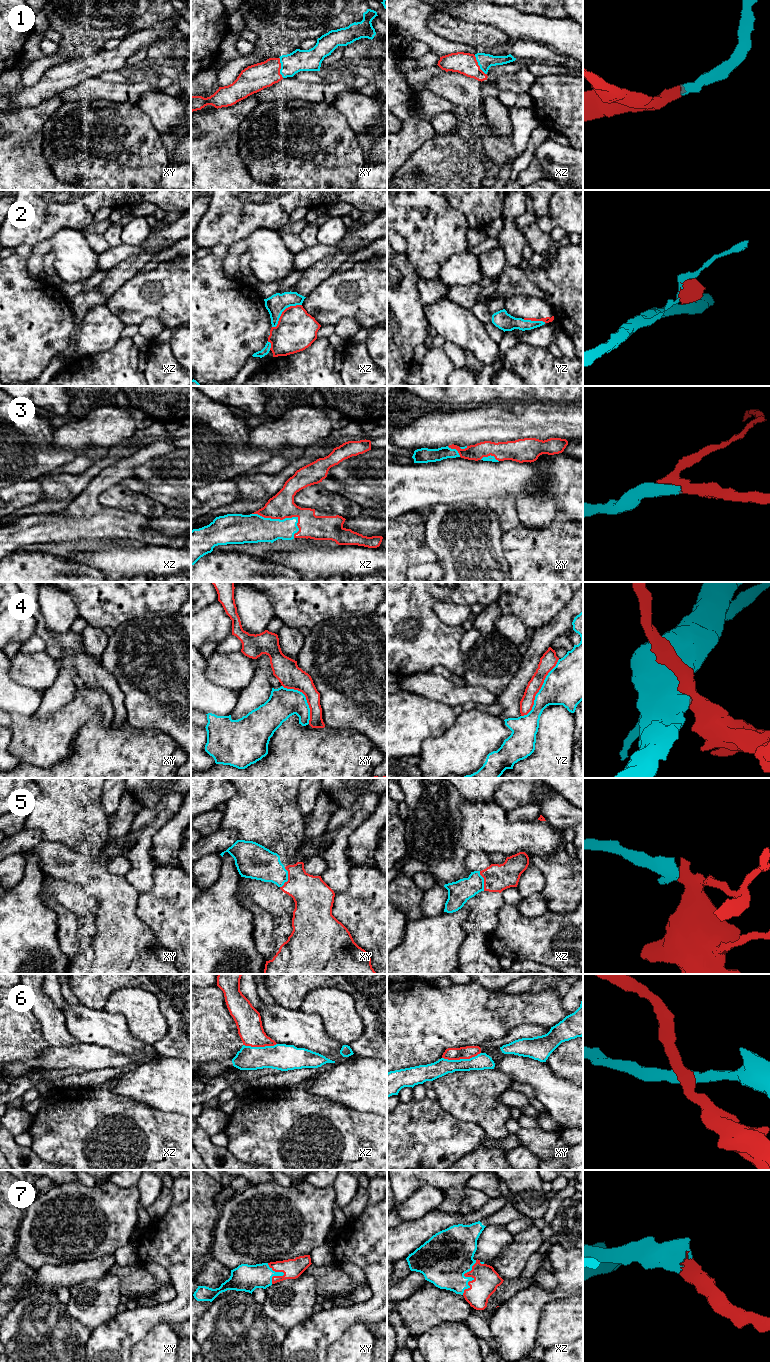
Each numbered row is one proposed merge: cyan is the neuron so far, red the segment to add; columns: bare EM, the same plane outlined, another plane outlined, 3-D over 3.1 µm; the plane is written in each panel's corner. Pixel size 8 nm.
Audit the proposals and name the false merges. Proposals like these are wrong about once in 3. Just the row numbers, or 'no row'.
2, 4, 6

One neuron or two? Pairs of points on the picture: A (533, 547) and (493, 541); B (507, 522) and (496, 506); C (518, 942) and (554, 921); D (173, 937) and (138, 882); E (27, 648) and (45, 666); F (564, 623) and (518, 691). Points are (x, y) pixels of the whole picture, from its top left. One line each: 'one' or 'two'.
A: two
B: one
C: one
D: two
E: two
F: one

